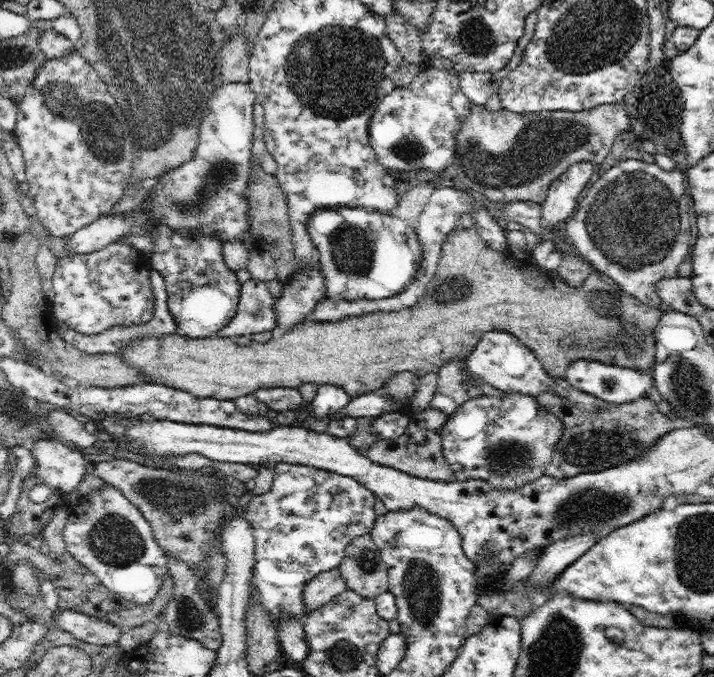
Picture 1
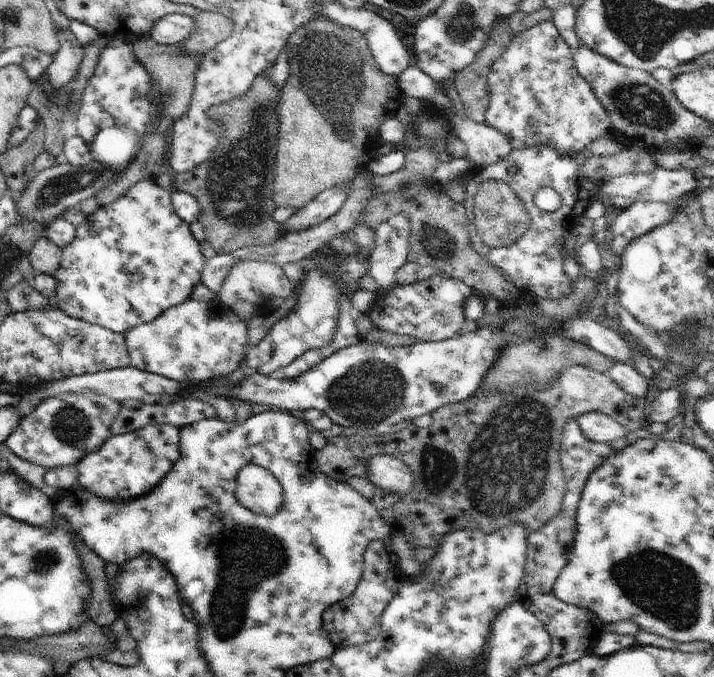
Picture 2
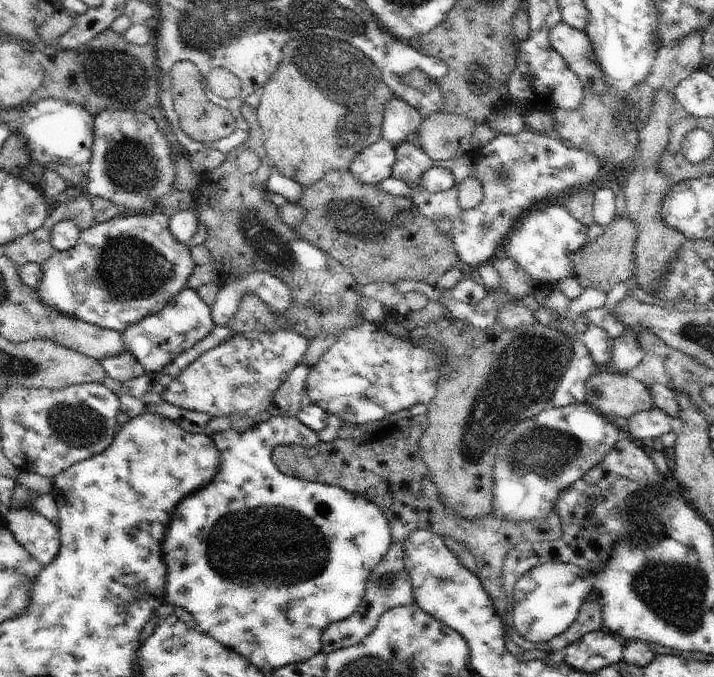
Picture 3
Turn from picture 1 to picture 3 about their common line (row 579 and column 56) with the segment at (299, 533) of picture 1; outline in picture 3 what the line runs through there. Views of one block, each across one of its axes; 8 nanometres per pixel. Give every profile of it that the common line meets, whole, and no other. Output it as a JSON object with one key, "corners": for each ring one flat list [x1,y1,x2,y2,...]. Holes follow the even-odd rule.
{"corners":[[159,208,136,215,121,213,108,222,82,231,74,248,55,253,42,266,43,278,34,288,39,302,63,316,120,333,146,316,162,311,185,288,196,266,190,248,172,237,169,218,168,212]]}

